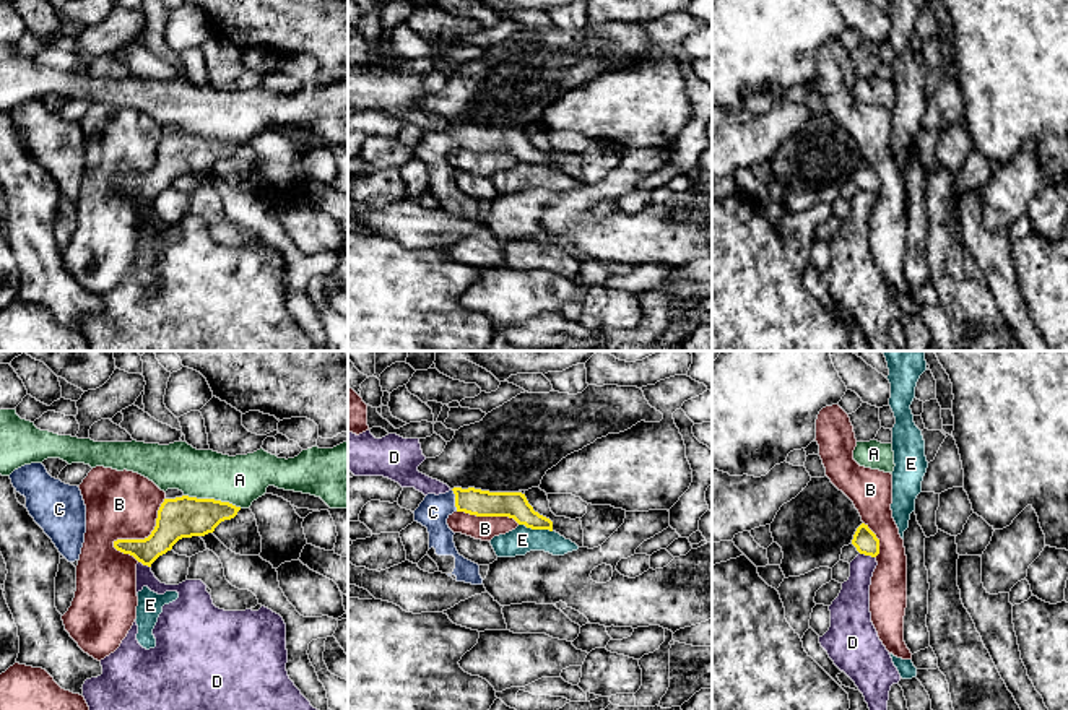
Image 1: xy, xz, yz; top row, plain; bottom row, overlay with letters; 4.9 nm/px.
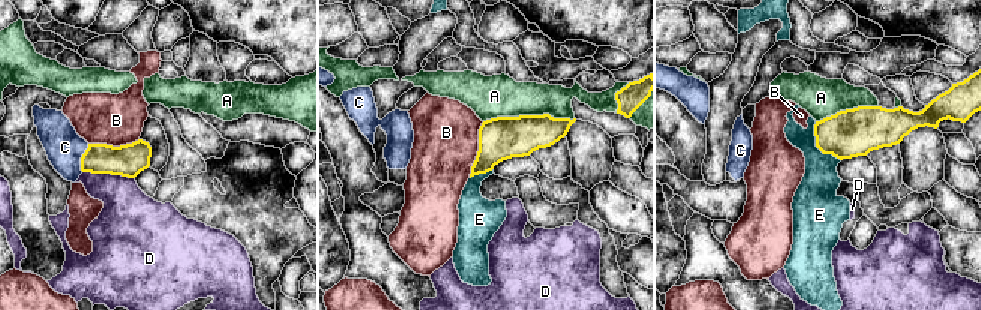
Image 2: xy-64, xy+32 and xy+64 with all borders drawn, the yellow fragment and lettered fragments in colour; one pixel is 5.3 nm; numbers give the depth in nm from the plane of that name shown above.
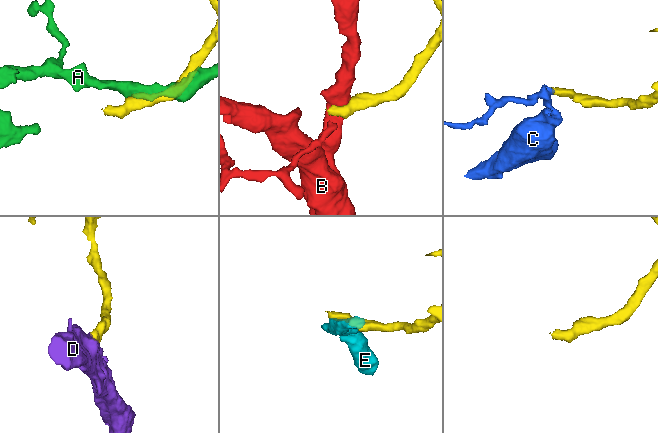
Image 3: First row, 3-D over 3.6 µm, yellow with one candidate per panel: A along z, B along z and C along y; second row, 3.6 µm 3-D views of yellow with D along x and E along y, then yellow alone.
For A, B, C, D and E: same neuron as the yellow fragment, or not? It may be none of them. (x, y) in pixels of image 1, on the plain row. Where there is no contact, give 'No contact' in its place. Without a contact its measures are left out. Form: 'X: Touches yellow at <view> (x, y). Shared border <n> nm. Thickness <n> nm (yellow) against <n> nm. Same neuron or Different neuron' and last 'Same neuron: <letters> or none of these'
A: Touches yellow at xy (213, 135). Shared border 300 nm. Thickness 200 nm (yellow) against 240 nm. Different neuron
B: Touches yellow at xy (145, 174). Shared border 360 nm. Thickness 200 nm (yellow) against 340 nm. Different neuron
C: Touches yellow at xz (455, 137). Shared border 110 nm. Thickness 130 nm (yellow) against 160 nm. Same neuron
D: Touches yellow at yz (868, 190). Shared border 80 nm. Thickness 120 nm (yellow) against 160 nm. Different neuron
E: Touches yellow at xz (535, 164). Shared border 170 nm. Thickness 130 nm (yellow) against 140 nm. Different neuron
Same neuron: C

